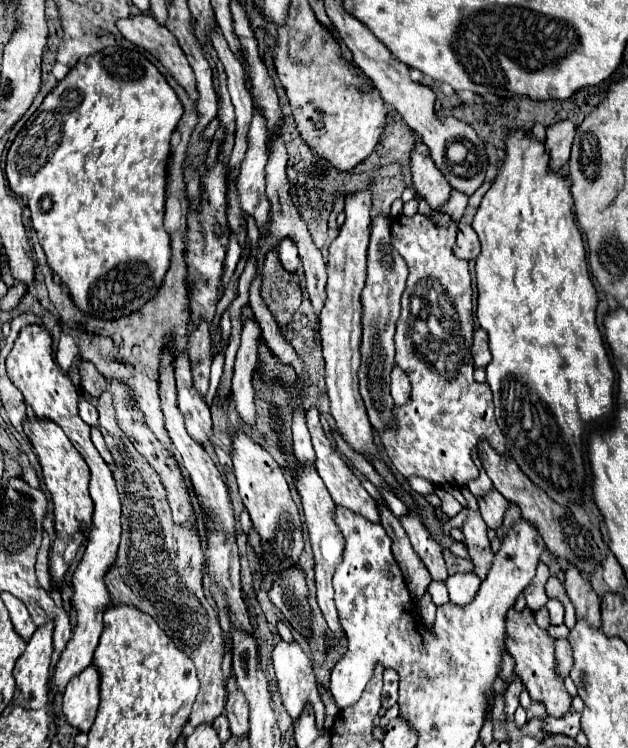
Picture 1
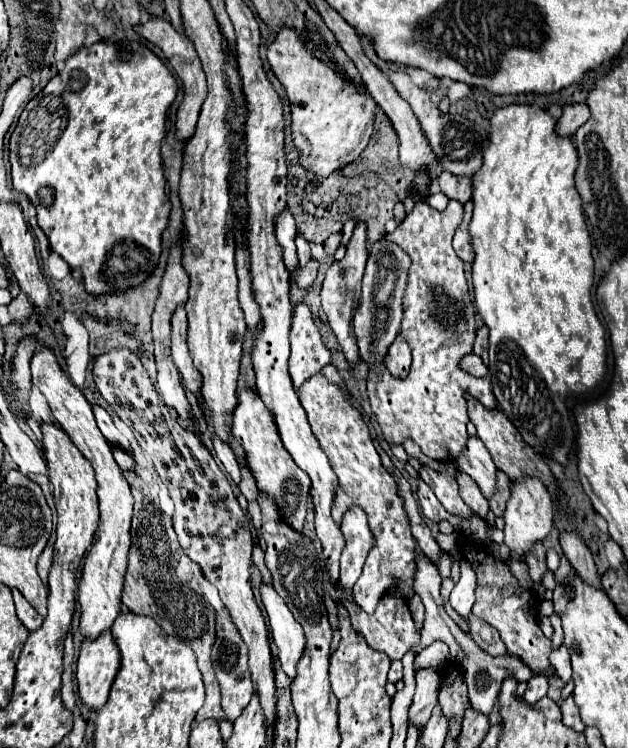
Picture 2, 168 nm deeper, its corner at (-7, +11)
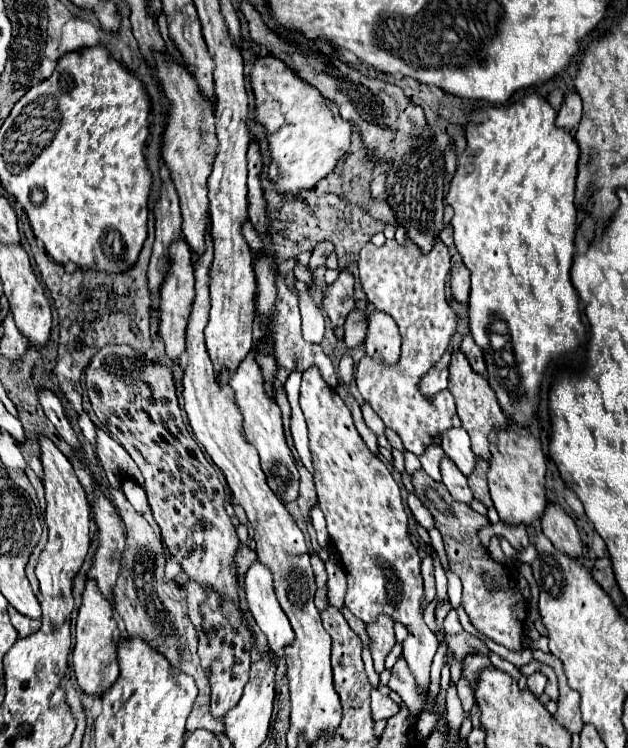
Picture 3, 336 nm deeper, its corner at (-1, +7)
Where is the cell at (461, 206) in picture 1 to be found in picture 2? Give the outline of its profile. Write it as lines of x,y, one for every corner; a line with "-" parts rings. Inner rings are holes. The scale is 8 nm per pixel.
443,171
437,179
441,193
445,193
449,199
459,199
461,203
467,203
471,199
471,179
463,175
451,175

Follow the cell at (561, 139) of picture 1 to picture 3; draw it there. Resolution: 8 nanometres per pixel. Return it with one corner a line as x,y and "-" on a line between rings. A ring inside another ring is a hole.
571,93
565,97
559,113
557,113
557,121
555,125
561,127
561,129
567,129
567,131
573,131
579,121
581,121
581,115
583,115
583,105
581,105
581,99
577,93

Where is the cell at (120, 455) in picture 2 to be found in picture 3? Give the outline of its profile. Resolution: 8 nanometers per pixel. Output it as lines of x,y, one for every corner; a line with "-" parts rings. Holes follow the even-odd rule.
125,479
125,481
121,483
121,489
123,489
123,493
127,495
129,503
135,505
135,507
139,509
139,513
145,515
147,509
149,509
149,503
147,503
147,495
145,495
143,487
141,487
139,483
135,483
133,479

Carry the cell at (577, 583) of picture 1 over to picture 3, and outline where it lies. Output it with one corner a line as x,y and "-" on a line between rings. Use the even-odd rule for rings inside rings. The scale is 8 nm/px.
547,505
541,517
541,529
547,539
557,547
557,551
565,553
571,559
583,557
583,543
573,519
557,505

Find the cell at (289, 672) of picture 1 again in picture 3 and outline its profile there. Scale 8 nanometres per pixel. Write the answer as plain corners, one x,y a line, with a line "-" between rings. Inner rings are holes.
259,561
245,573
245,601
253,619
267,635
271,651
283,653
283,649
295,641
295,633
273,593
271,573

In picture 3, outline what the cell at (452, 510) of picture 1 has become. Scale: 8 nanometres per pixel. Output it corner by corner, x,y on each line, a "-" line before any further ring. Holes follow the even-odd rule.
423,469
413,473
413,487
415,493
419,495
419,499
423,501
423,505
431,511
431,515
435,517
435,527
439,529
439,533
443,535
445,541
445,551
447,551
447,559
449,559
449,567
453,573
459,575
459,579
463,581
463,607
473,623
475,629
479,629
481,633
485,633
489,639
493,639
495,643
521,653
523,651
523,621
527,619
525,613
525,605
523,605
523,595
519,593
517,583
509,577
507,567
495,563
489,555
489,551
481,545
477,531
485,525
489,525
489,519
485,515
479,515
477,511
473,511
467,503
459,503
453,501
449,491
445,489
443,483
433,481
-
425,487
433,487
439,497
449,505
451,513
443,513
439,511
433,501
427,499
425,495

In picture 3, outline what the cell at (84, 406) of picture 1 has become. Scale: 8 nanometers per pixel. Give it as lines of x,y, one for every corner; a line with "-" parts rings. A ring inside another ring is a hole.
97,427
95,449
97,449
97,457
101,461
101,467
109,479
111,487
119,487
121,481
127,477
135,479
139,485
143,483
143,475
141,475
139,467
135,465
135,461
131,459
131,455
125,451
125,447
121,443
117,443
101,427

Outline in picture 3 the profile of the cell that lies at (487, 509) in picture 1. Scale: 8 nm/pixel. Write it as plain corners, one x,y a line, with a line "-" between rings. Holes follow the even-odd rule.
463,427
449,429
441,441
441,447
463,475
469,477
469,473
473,473
477,459
475,459
475,453
471,451
471,441

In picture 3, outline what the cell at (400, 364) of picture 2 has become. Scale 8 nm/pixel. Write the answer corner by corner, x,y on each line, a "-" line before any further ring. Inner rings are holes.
381,311
369,313
369,333
365,339
365,351
375,361
397,365
401,357
401,335
393,317

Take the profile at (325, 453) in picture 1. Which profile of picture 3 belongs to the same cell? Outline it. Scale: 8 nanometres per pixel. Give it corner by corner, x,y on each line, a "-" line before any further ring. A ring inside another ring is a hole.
307,369
303,373
301,381
301,397
299,405
303,409
307,429
309,429
309,449
313,455
315,465
315,487
317,487
317,499
319,507
325,513
327,519
327,531
331,535
333,547
337,549
343,569
347,573
347,595
345,595
345,607
363,623
371,623
377,619
377,615
385,613
393,617
395,621
407,625
409,637
403,641
403,657
415,677
417,687
423,691
429,687
429,669
433,663
433,655
439,647
437,635
425,625
419,609
421,609
421,597
423,597
423,579
419,571
419,551
411,543
409,529
407,529
407,513
401,501
401,489
395,483
391,471
385,467
381,459
377,459
361,439
359,431
355,429
353,417
349,407
343,403
343,399
323,381
321,373
317,369

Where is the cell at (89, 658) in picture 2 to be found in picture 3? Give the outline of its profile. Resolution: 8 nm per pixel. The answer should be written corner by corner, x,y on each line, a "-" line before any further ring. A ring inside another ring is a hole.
89,581
83,593
83,605
77,615
77,641
73,649
73,671
79,687
87,695
103,695
119,677
117,641
119,629
111,613
111,603
99,593
95,581

